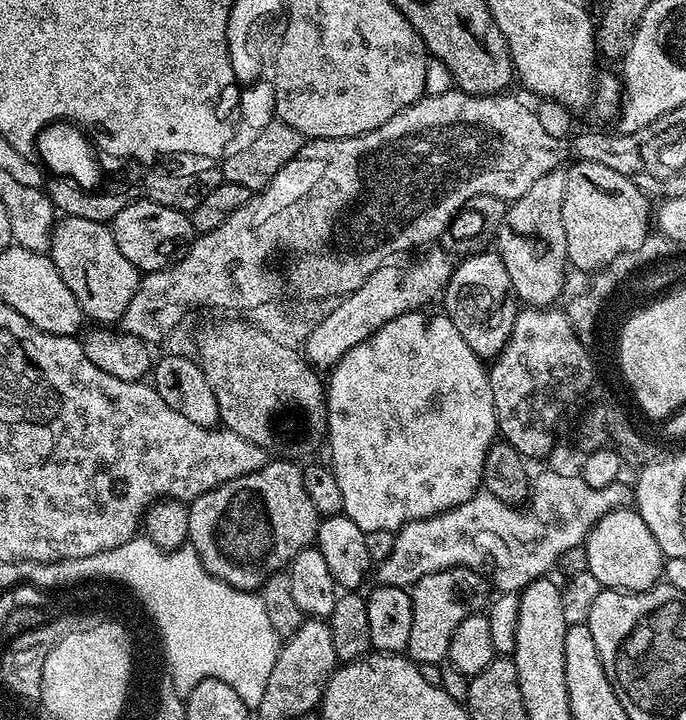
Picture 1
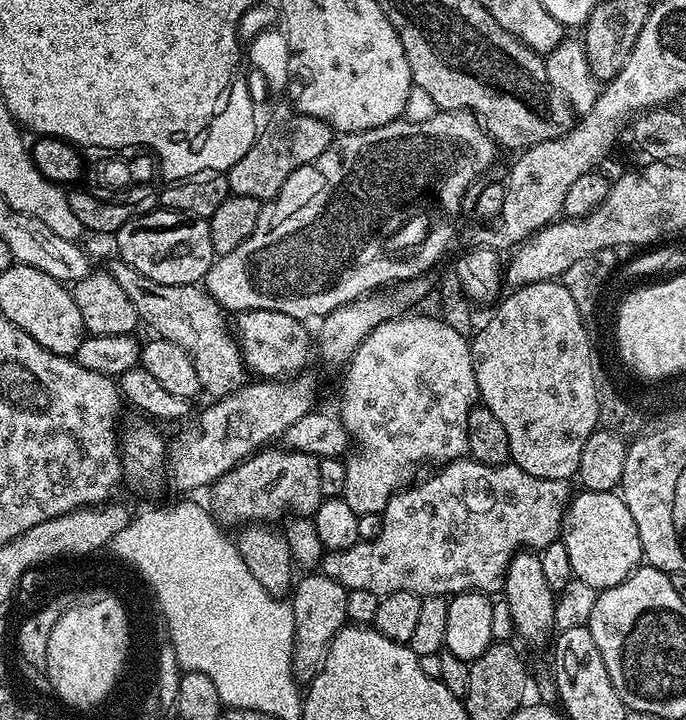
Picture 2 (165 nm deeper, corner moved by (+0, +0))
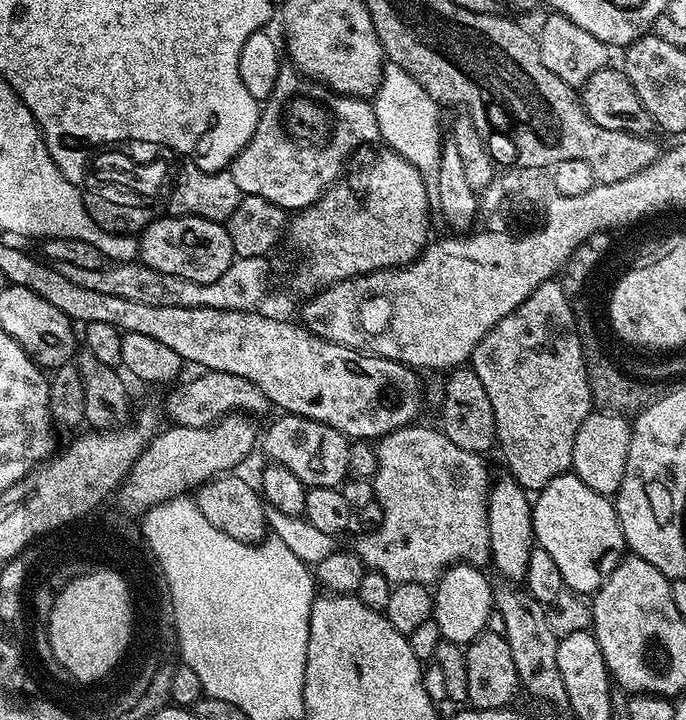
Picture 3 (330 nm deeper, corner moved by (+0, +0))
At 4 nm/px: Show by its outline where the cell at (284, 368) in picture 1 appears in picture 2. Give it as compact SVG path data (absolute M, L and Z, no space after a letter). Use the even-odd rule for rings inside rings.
M113 260L110 273L129 296L141 325L145 329L148 327L159 339L174 342L174 346L182 346L182 350L190 354L190 362L194 362L198 382L205 393L208 391L212 398L219 398L244 387L246 369L237 345L230 339L229 333L228 336L224 333L225 313L203 287L195 284L159 284L146 278L146 274L138 274L138 270L134 270L134 266L125 260Z

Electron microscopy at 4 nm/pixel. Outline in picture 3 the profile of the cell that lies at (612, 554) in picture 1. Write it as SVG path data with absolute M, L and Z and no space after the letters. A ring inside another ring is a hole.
M575 474L554 478L535 493L532 521L538 547L554 558L554 566L558 566L562 574L564 587L573 592L595 593L626 555L615 503L590 490L590 486Z

